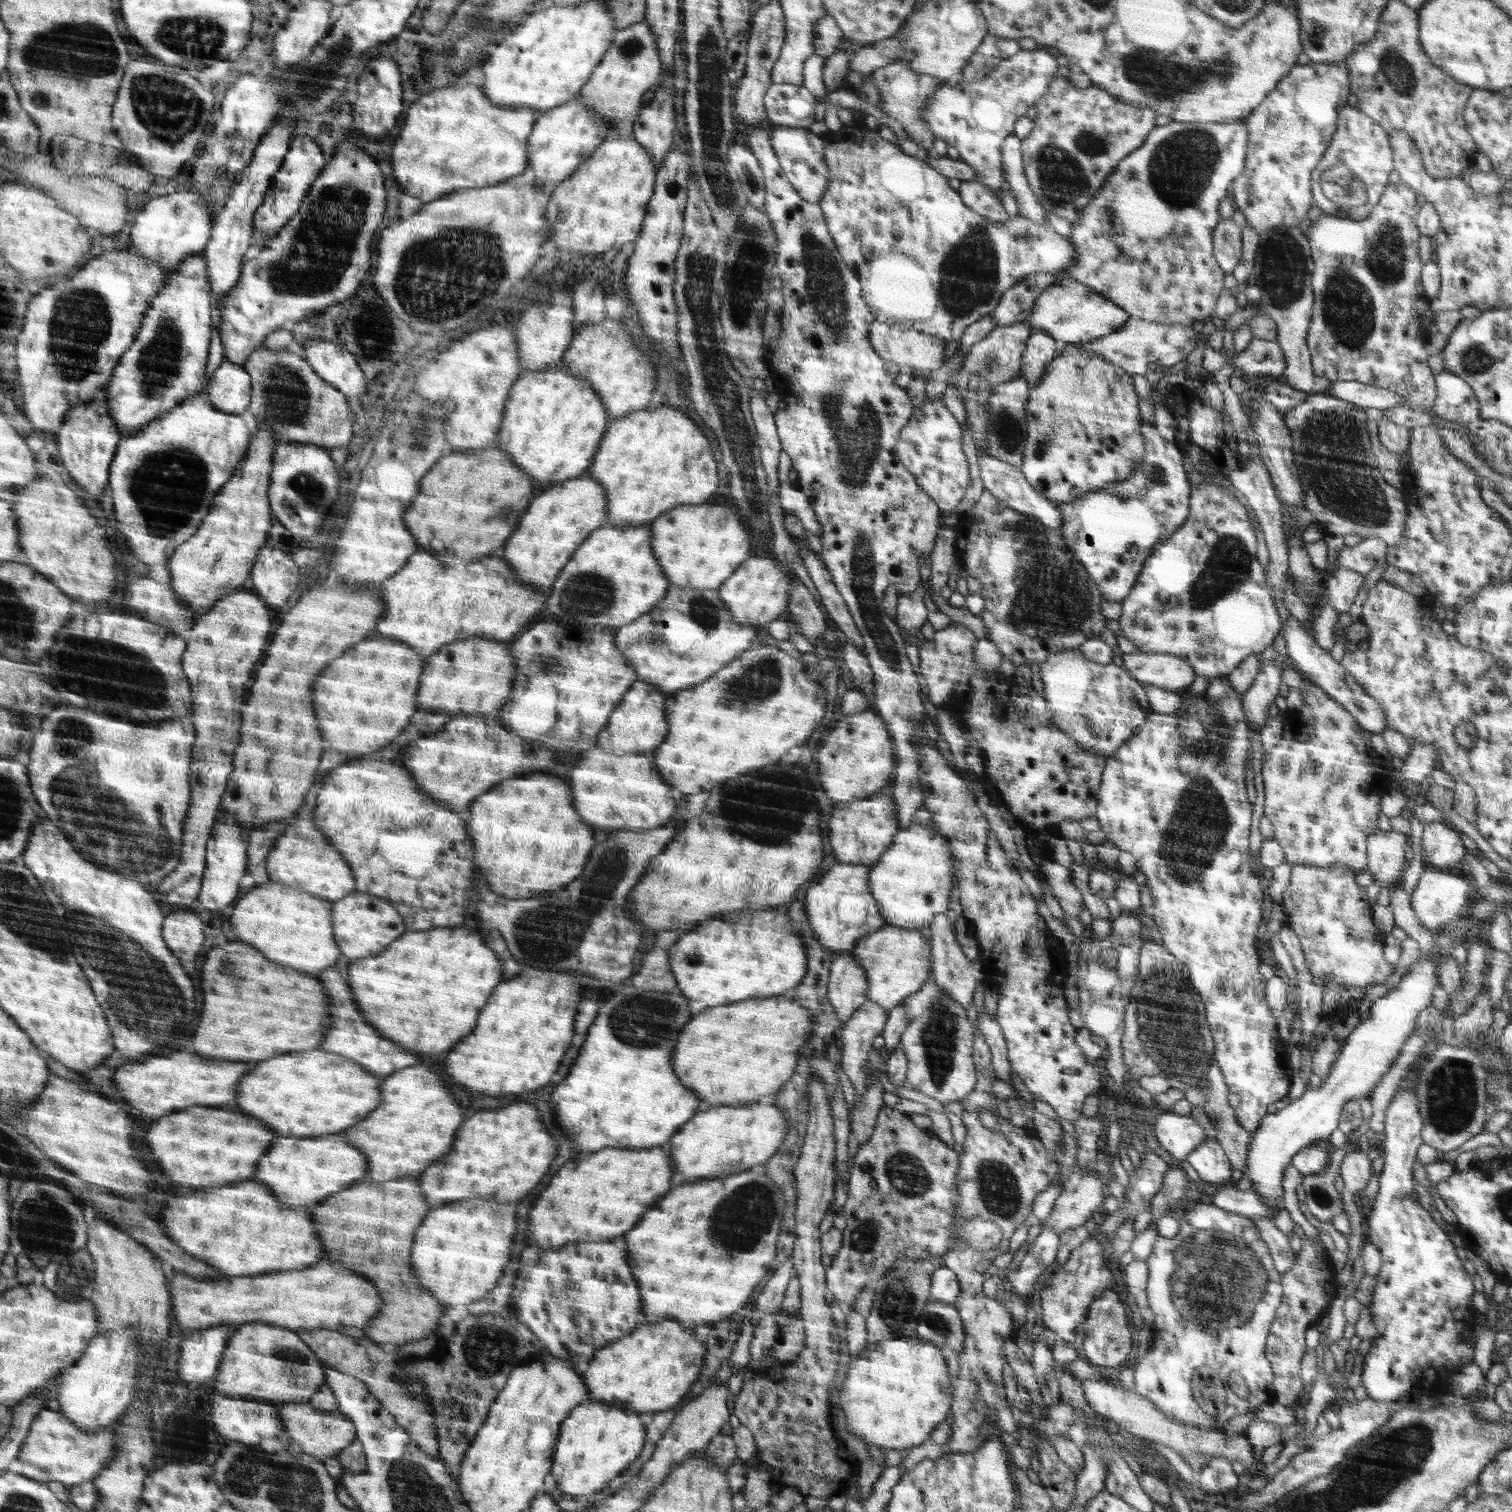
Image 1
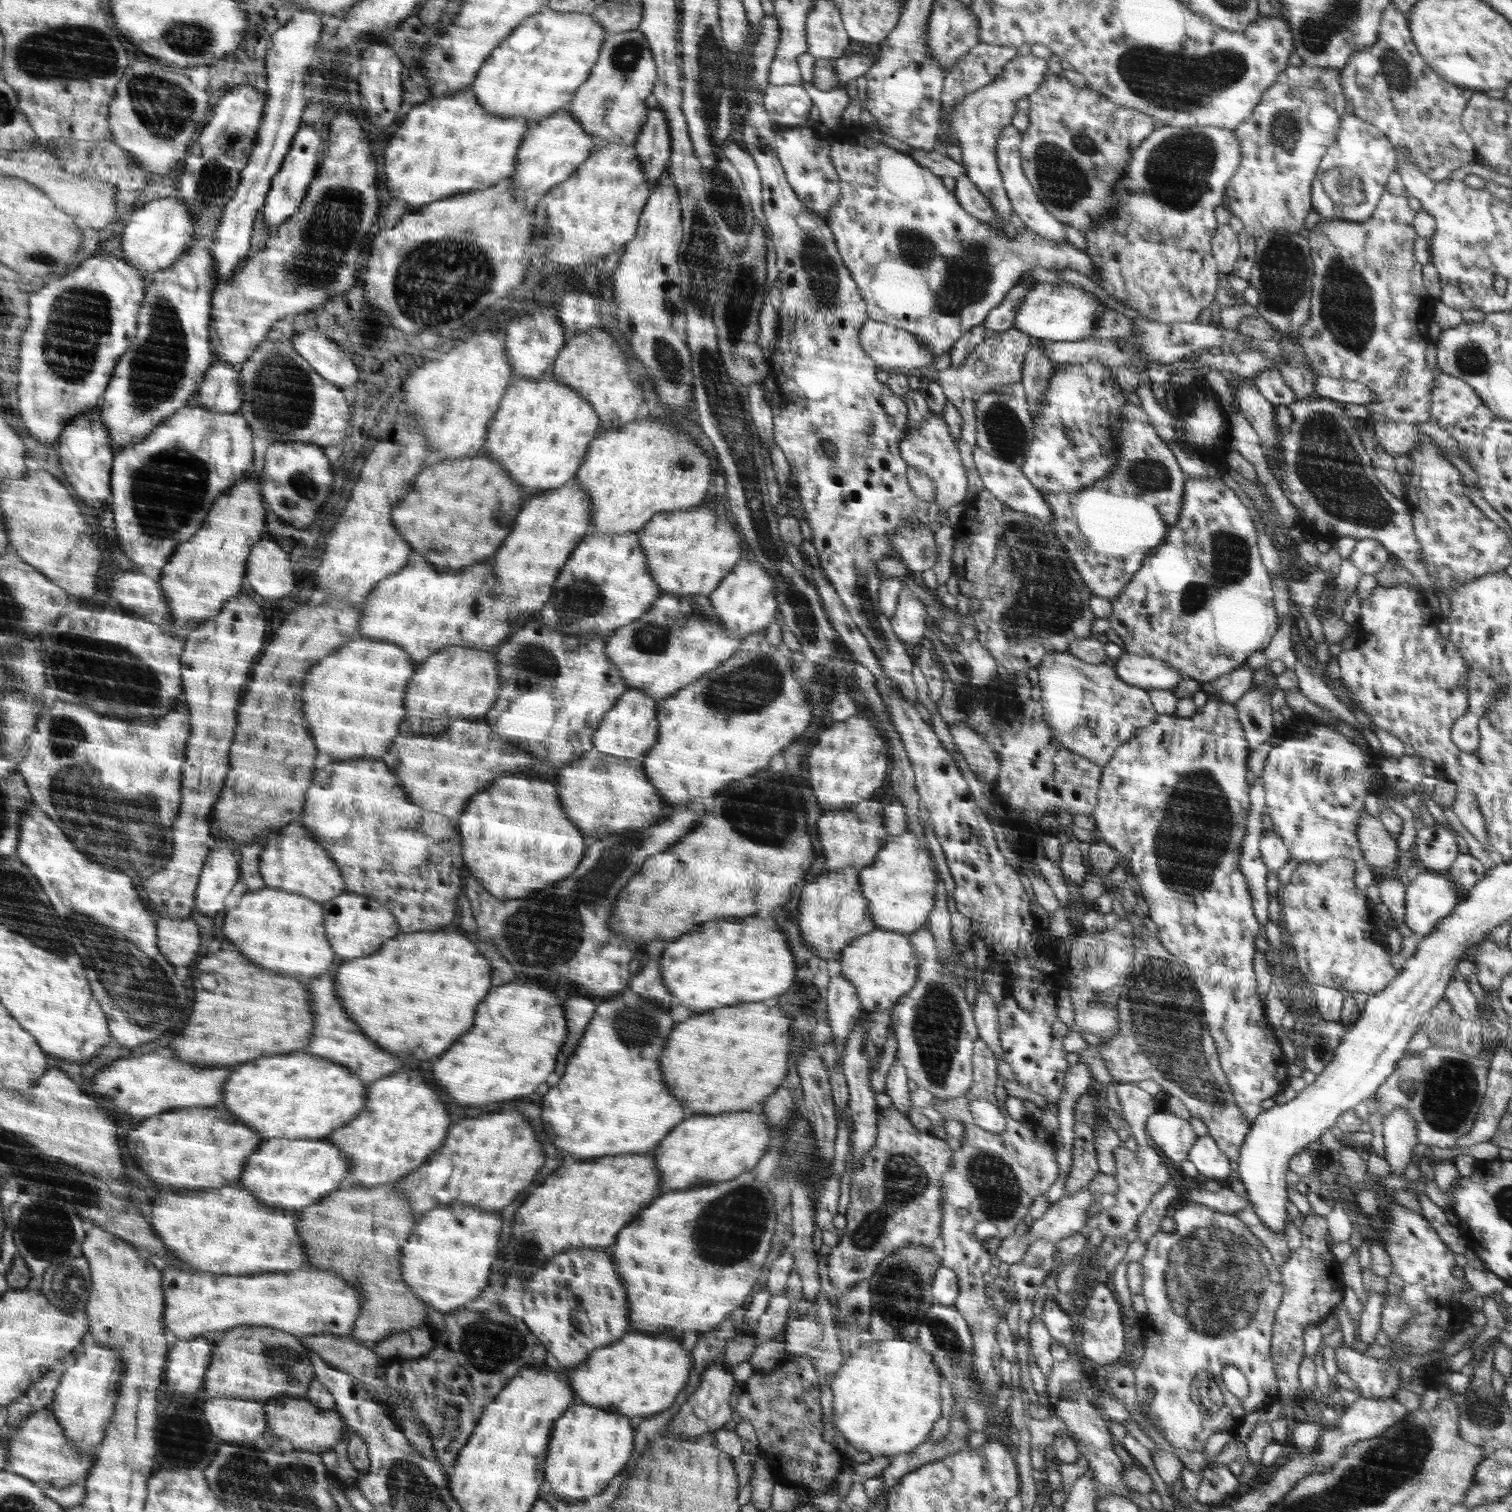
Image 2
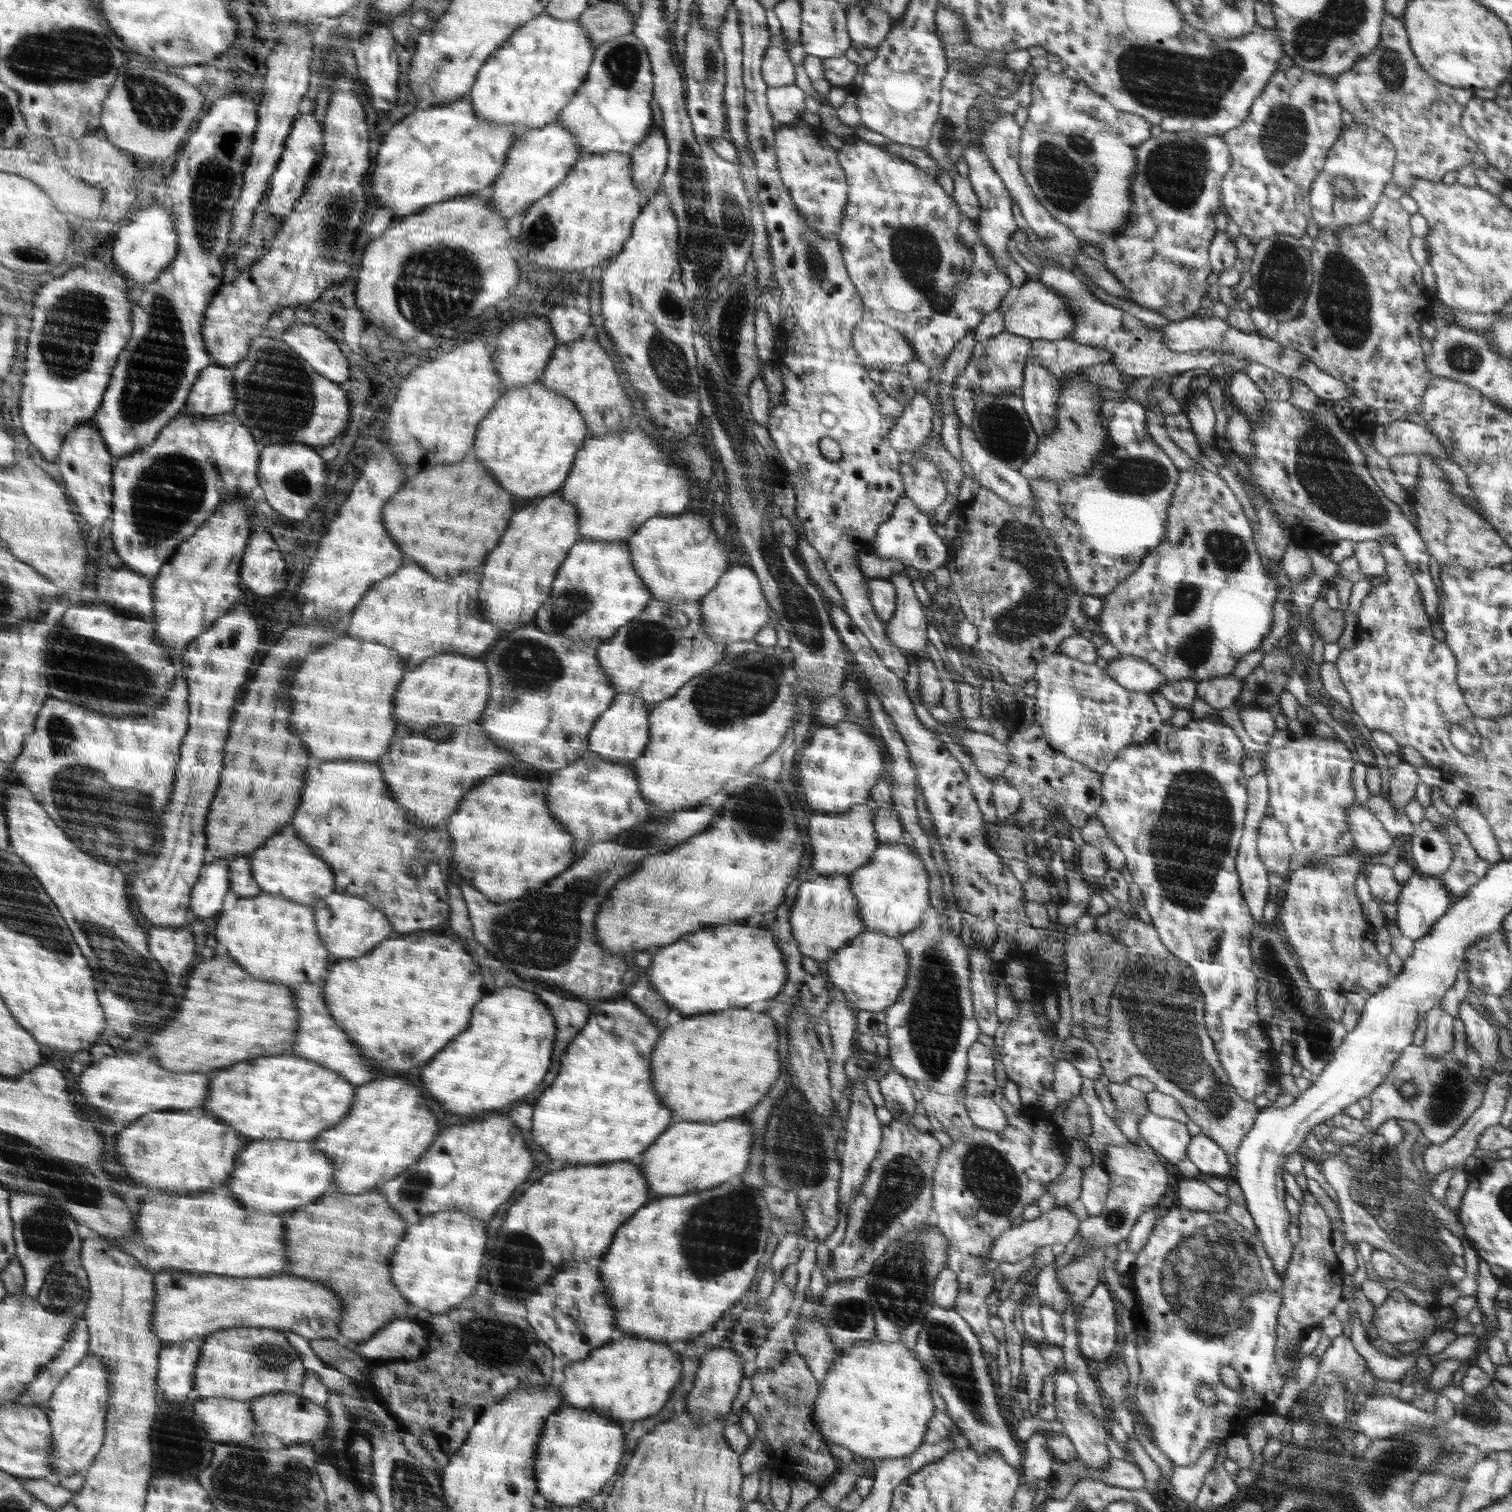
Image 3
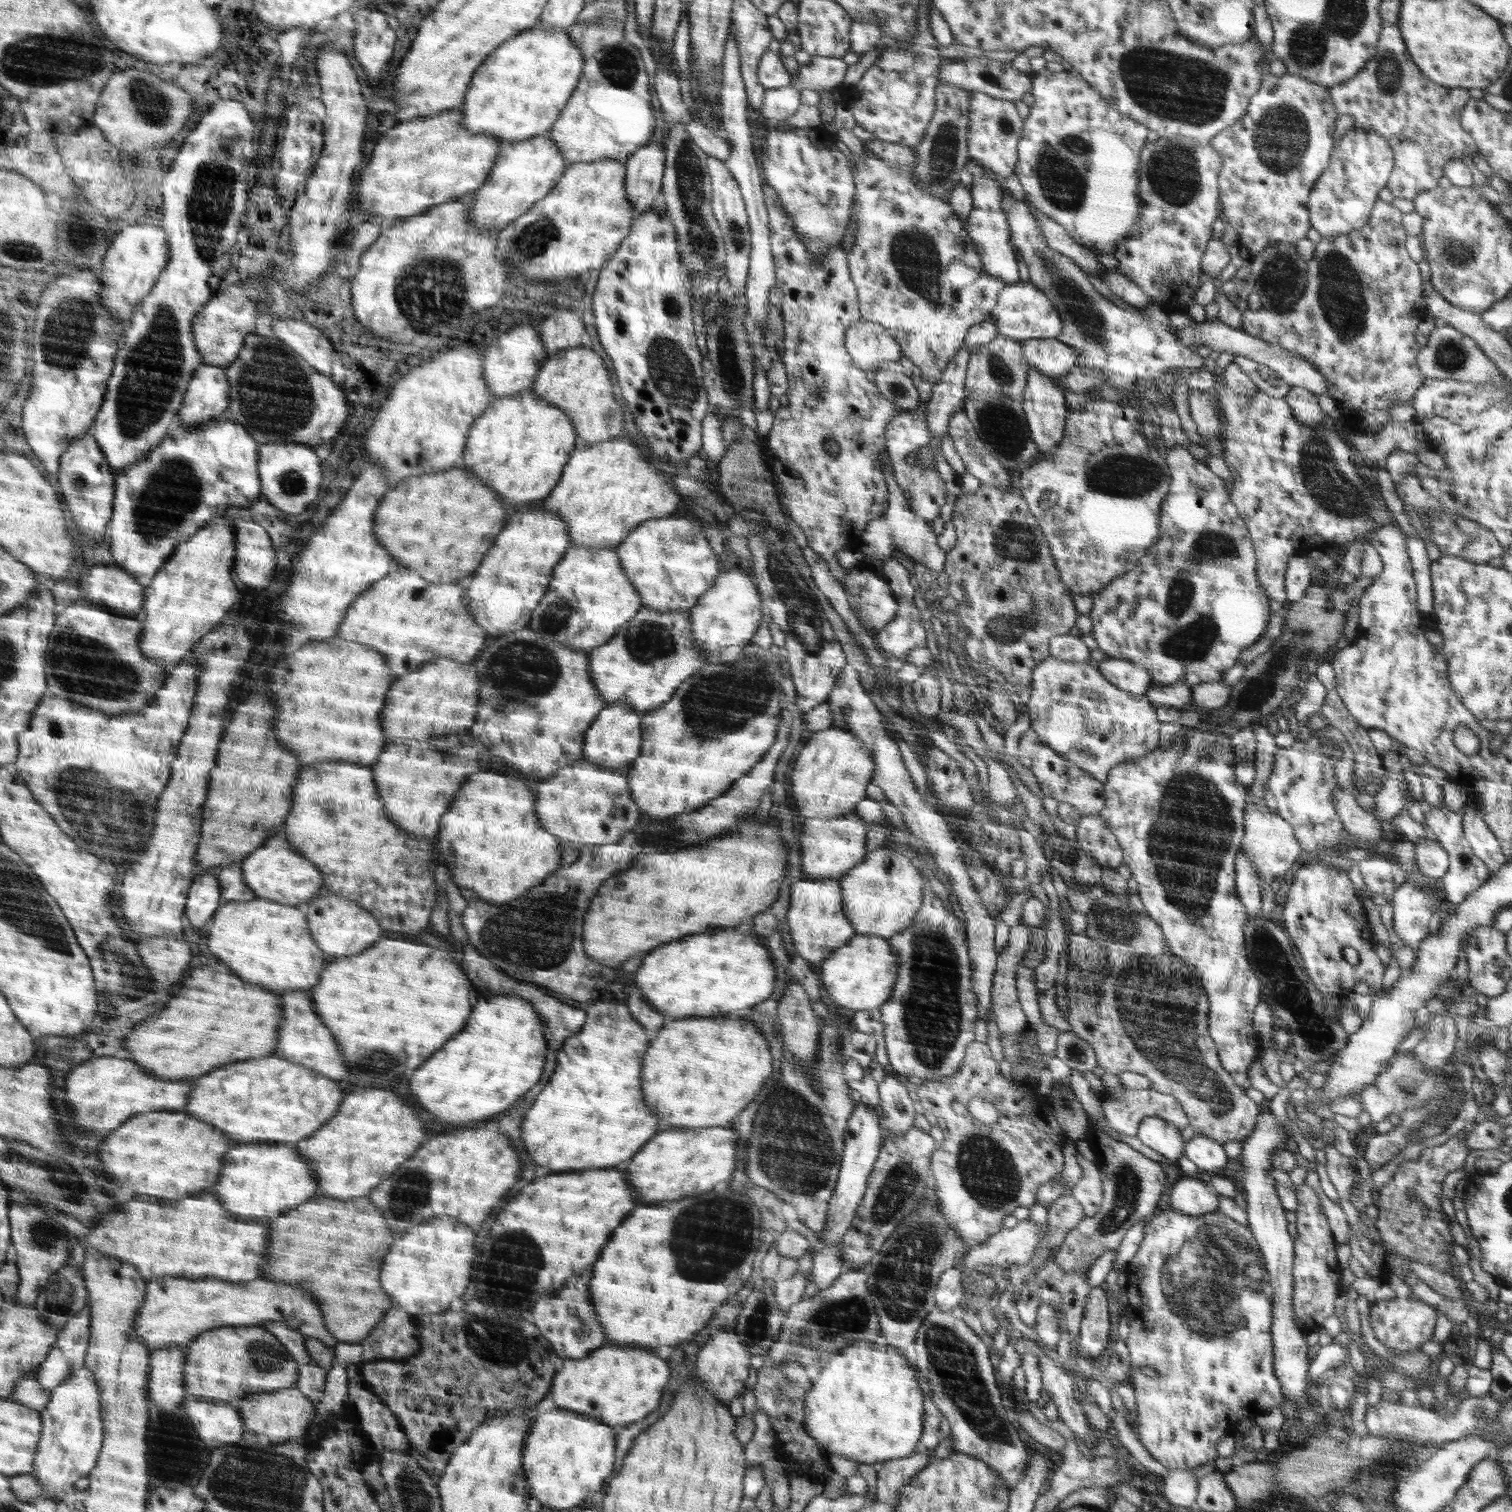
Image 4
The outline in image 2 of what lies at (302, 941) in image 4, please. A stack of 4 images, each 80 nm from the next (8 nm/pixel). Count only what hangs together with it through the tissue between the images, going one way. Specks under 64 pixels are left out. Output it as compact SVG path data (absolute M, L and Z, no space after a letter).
M265 886L262 890L244 893L238 906L226 911L222 930L227 940L225 945L235 946L248 954L262 970L304 978L304 982L308 982L339 962L326 940L323 920L320 902Z

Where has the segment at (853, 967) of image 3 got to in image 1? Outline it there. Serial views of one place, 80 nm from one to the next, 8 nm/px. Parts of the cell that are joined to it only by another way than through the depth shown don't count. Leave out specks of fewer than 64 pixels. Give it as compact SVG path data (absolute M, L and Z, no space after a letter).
M884 926L856 941L851 953L868 977L867 998L884 1010L890 1011L900 1005L904 998L920 990L924 982L933 976L931 942L927 929Z

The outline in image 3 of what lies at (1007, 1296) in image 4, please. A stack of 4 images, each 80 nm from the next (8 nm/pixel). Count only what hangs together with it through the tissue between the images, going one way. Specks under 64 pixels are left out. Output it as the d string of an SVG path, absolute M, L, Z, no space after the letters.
M1057 1204L1052 1211L1040 1215L1035 1220L1024 1221L1019 1226L1008 1229L1000 1234L994 1242L994 1246L988 1252L988 1259L994 1262L1018 1262L1024 1258L1033 1257L1036 1249L1043 1245L1064 1244L1072 1242L1076 1232L1080 1228L1080 1221L1067 1210L1066 1204Z

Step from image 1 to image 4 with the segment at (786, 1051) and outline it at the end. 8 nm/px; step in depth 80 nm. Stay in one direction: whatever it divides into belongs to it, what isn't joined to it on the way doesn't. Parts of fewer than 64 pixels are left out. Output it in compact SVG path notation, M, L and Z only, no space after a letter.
M696 1017L675 1019L663 1026L651 1040L644 1056L642 1089L647 1106L660 1114L660 1131L668 1128L712 1128L729 1126L732 1120L748 1103L772 1074L772 1055L766 1039L756 1032L756 1026L746 1018Z

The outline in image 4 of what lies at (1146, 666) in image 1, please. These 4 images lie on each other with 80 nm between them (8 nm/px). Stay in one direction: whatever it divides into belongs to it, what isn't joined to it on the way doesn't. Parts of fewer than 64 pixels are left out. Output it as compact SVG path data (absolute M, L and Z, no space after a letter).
M1107 658L1095 665L1104 678L1130 695L1145 695L1146 690L1156 684L1143 666L1128 660Z

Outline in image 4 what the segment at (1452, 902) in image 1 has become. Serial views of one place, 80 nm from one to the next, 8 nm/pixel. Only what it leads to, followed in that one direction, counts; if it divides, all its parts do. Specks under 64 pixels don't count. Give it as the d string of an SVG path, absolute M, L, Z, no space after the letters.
M1411 882L1401 884L1389 900L1393 904L1393 931L1396 936L1415 951L1429 936L1433 912L1443 903L1444 897L1437 884L1433 892L1415 888Z

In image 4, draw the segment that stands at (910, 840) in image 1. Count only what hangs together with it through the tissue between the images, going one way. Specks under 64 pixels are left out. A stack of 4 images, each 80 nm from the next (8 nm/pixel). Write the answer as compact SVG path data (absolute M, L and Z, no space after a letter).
M890 847L868 852L867 857L840 878L847 919L858 934L888 938L910 926L922 906L923 877L915 861Z

